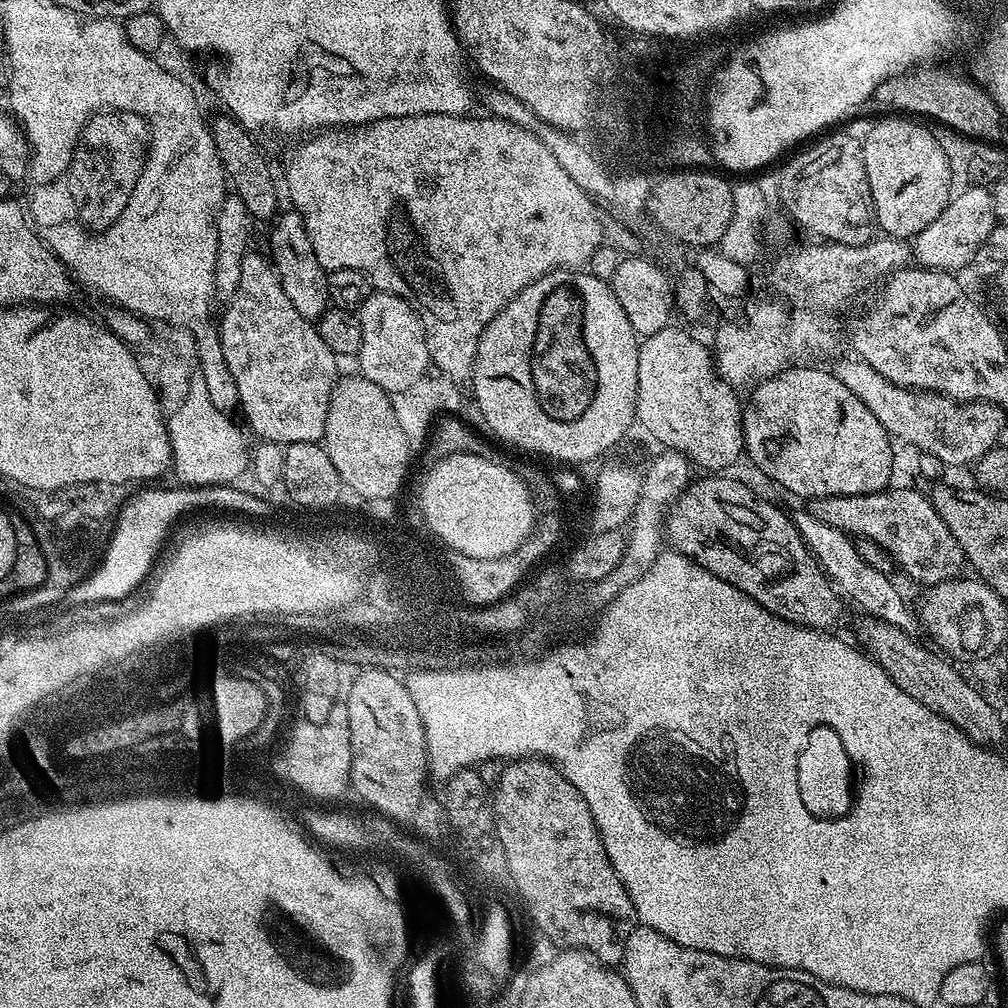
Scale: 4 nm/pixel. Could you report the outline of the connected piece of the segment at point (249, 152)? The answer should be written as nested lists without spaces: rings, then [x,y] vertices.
[[[223,114],[216,121],[211,121],[210,131],[214,138],[214,150],[218,150],[218,162],[222,162],[222,170],[230,185],[231,191],[242,202],[246,202],[246,210],[251,214],[253,221],[271,221],[277,215],[276,184],[272,181],[272,172],[256,145],[257,137],[247,132],[242,125],[233,120],[231,115]]]

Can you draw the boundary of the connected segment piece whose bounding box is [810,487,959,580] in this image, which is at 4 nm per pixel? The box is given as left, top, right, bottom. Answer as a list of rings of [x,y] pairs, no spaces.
[[[887,487],[883,492],[875,492],[874,494],[858,494],[857,496],[817,496],[811,501],[810,511],[814,518],[818,521],[826,523],[827,526],[833,527],[834,530],[840,530],[847,533],[852,538],[861,538],[866,540],[873,540],[874,543],[885,544],[885,547],[892,549],[896,553],[896,559],[912,572],[913,576],[920,577],[920,580],[939,580],[942,576],[951,575],[956,570],[956,565],[959,564],[959,552],[956,551],[956,544],[953,544],[952,538],[948,534],[948,529],[944,528],[941,521],[942,518],[938,514],[938,510],[934,510],[934,506],[928,507],[928,504],[921,500],[920,496],[915,496],[910,489],[896,489]]]

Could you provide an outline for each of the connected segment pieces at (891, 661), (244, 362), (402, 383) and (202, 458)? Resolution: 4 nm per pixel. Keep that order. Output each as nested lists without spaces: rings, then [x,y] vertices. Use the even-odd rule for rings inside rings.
[[[865,615],[862,620],[864,621],[857,626],[856,632],[860,635],[859,643],[863,651],[887,670],[888,677],[903,692],[922,702],[922,706],[934,710],[934,714],[949,720],[976,744],[1000,746],[996,744],[1004,740],[1003,718],[996,713],[995,706],[984,697],[987,695],[981,689],[970,686],[966,678],[962,678],[957,665],[951,659],[945,658],[939,651],[933,650],[927,643],[921,642],[898,626],[876,620],[869,615]]]
[[[256,250],[249,251],[248,255],[242,258],[242,278],[238,278],[238,290],[232,295],[232,299],[227,301],[224,317],[219,317],[218,331],[220,333],[220,341],[222,342],[222,354],[226,358],[226,366],[230,370],[230,374],[234,374],[234,382],[238,386],[238,398],[240,399],[238,408],[248,419],[247,427],[252,427],[251,435],[260,440],[269,440],[281,446],[289,444],[297,444],[298,442],[310,442],[311,444],[320,444],[323,441],[323,432],[326,430],[326,412],[330,405],[331,390],[338,381],[336,374],[336,362],[338,356],[332,352],[330,346],[322,340],[317,325],[313,321],[302,318],[302,314],[298,314],[298,310],[294,310],[294,306],[290,306],[290,298],[286,298],[286,294],[282,290],[282,282],[276,277],[276,270],[272,267],[267,259],[264,260],[256,253]]]
[[[369,291],[368,297],[358,309],[358,317],[361,326],[361,346],[358,353],[360,370],[358,372],[361,377],[376,383],[389,394],[397,394],[413,387],[415,381],[429,371],[430,361],[422,322],[414,309],[402,298],[398,298],[389,292]]]
[[[202,382],[189,387],[185,400],[166,420],[172,447],[170,468],[173,473],[176,471],[181,485],[207,488],[213,484],[232,484],[239,481],[243,472],[245,475],[249,471],[249,437],[245,429],[240,429],[232,419],[229,413],[218,410],[218,406],[210,402],[210,394],[206,394],[206,386]]]

